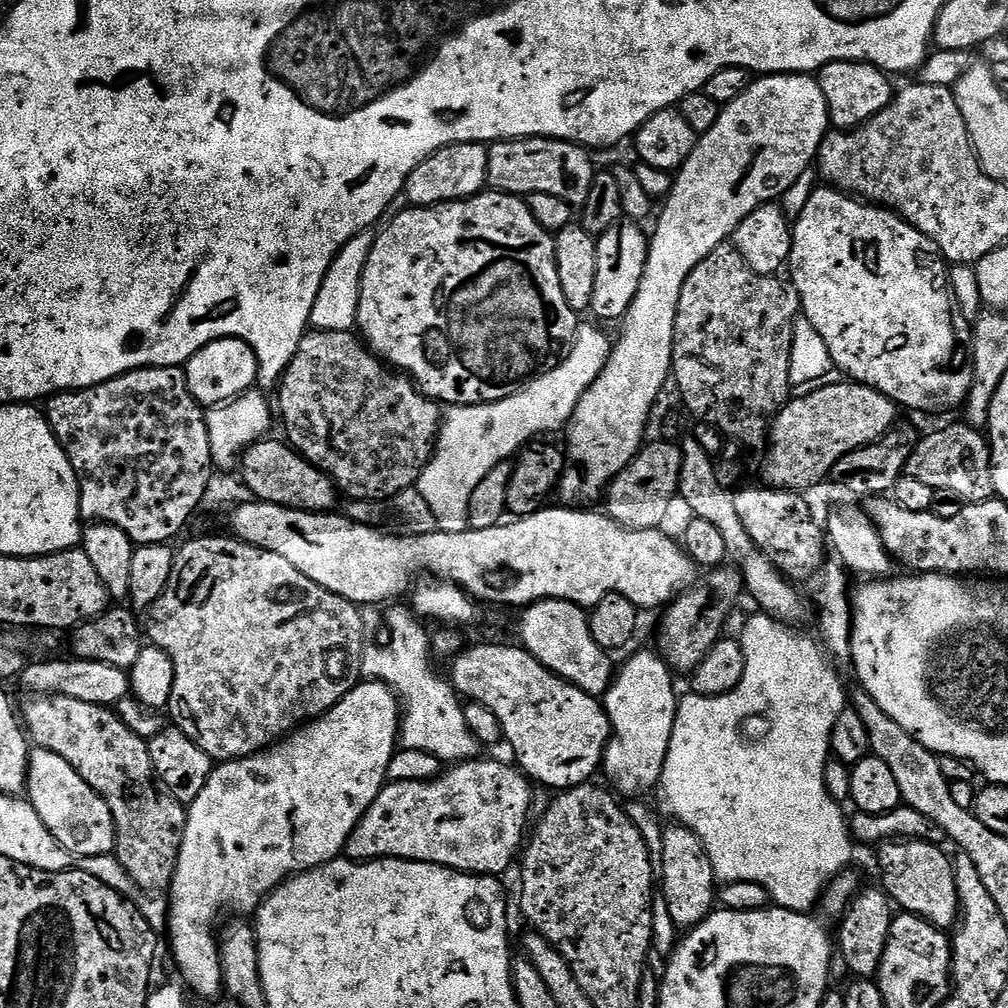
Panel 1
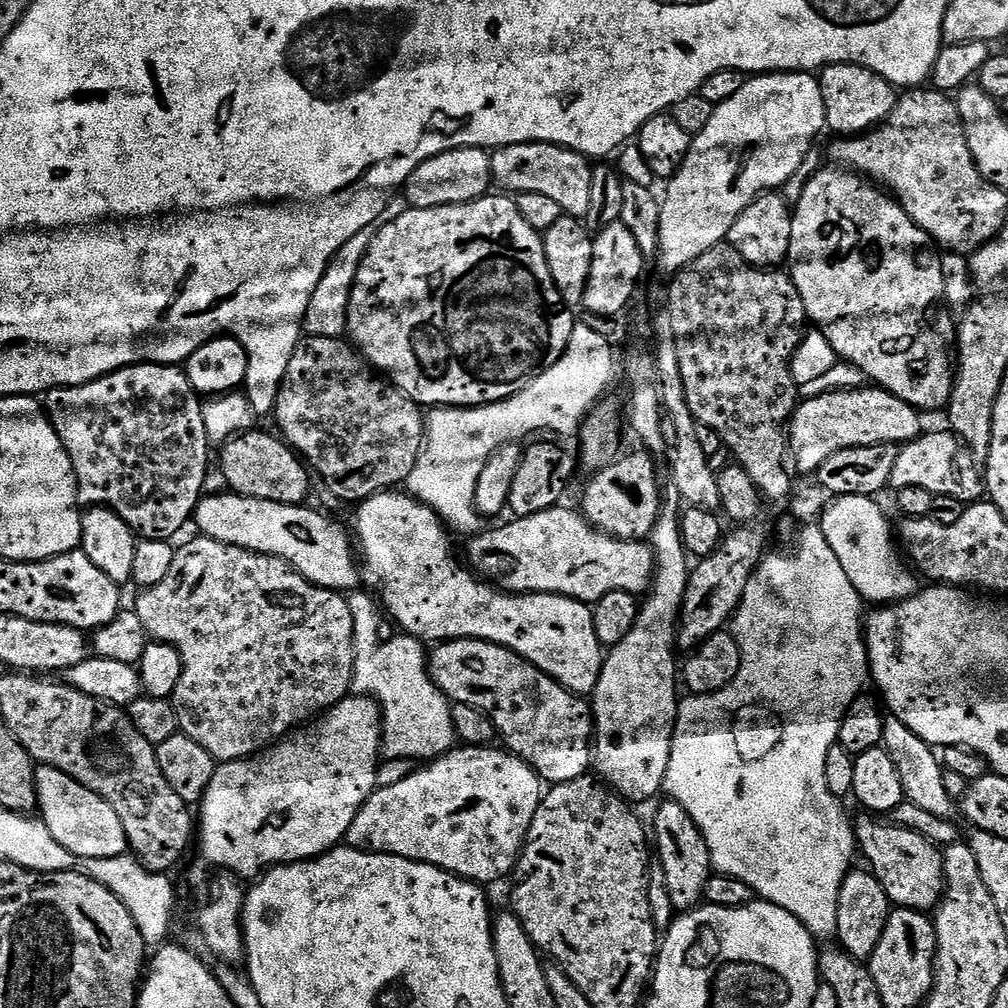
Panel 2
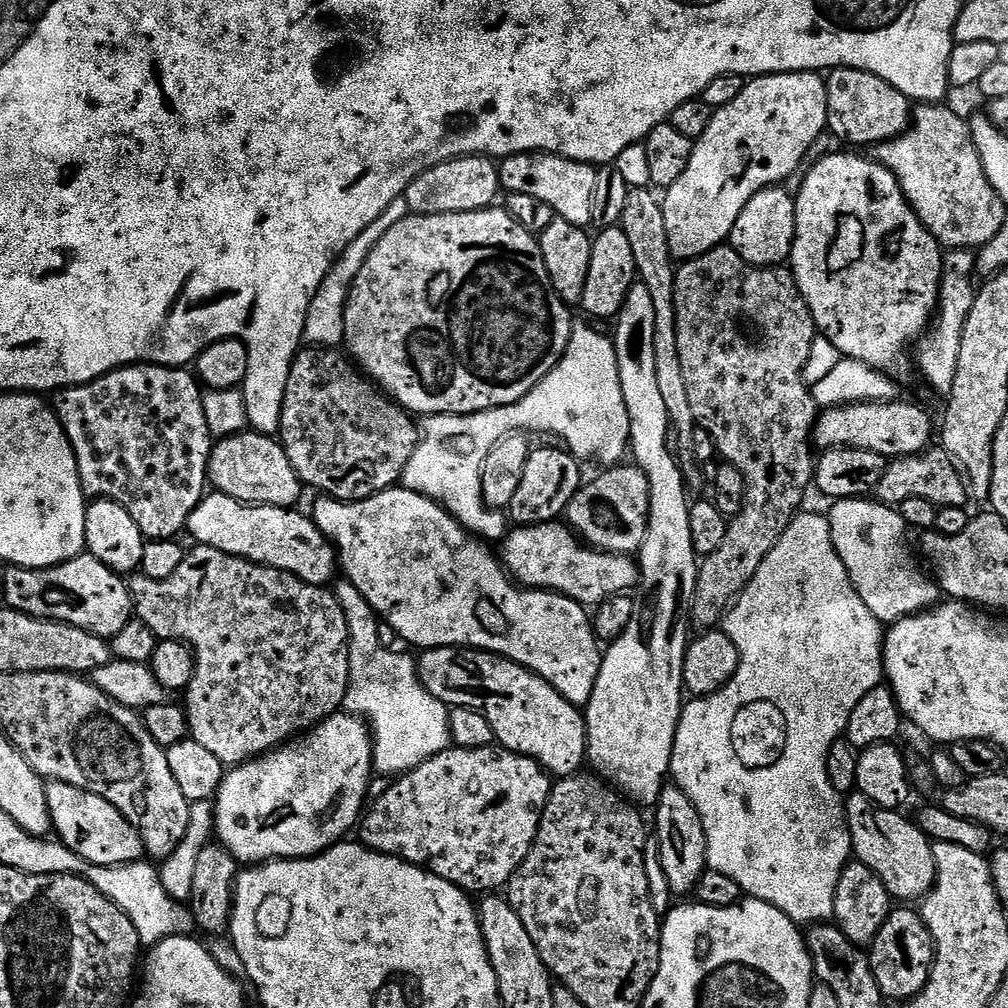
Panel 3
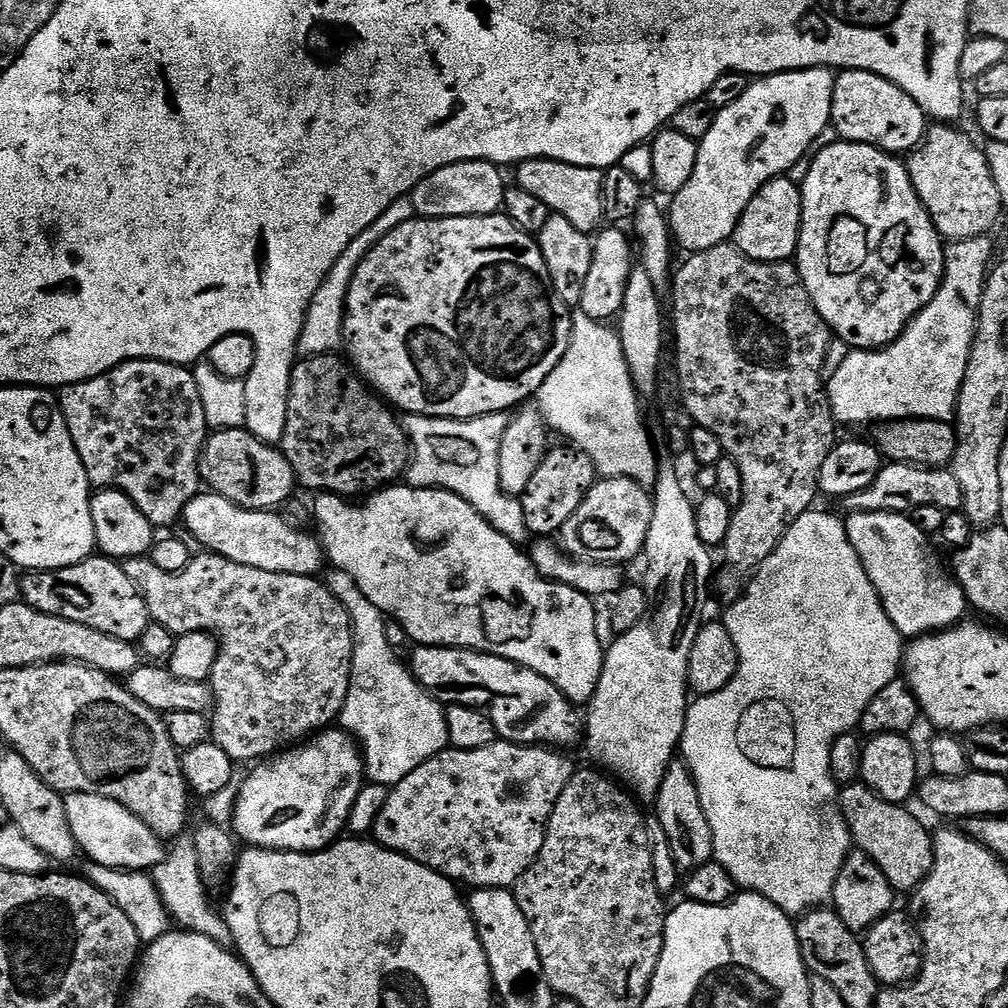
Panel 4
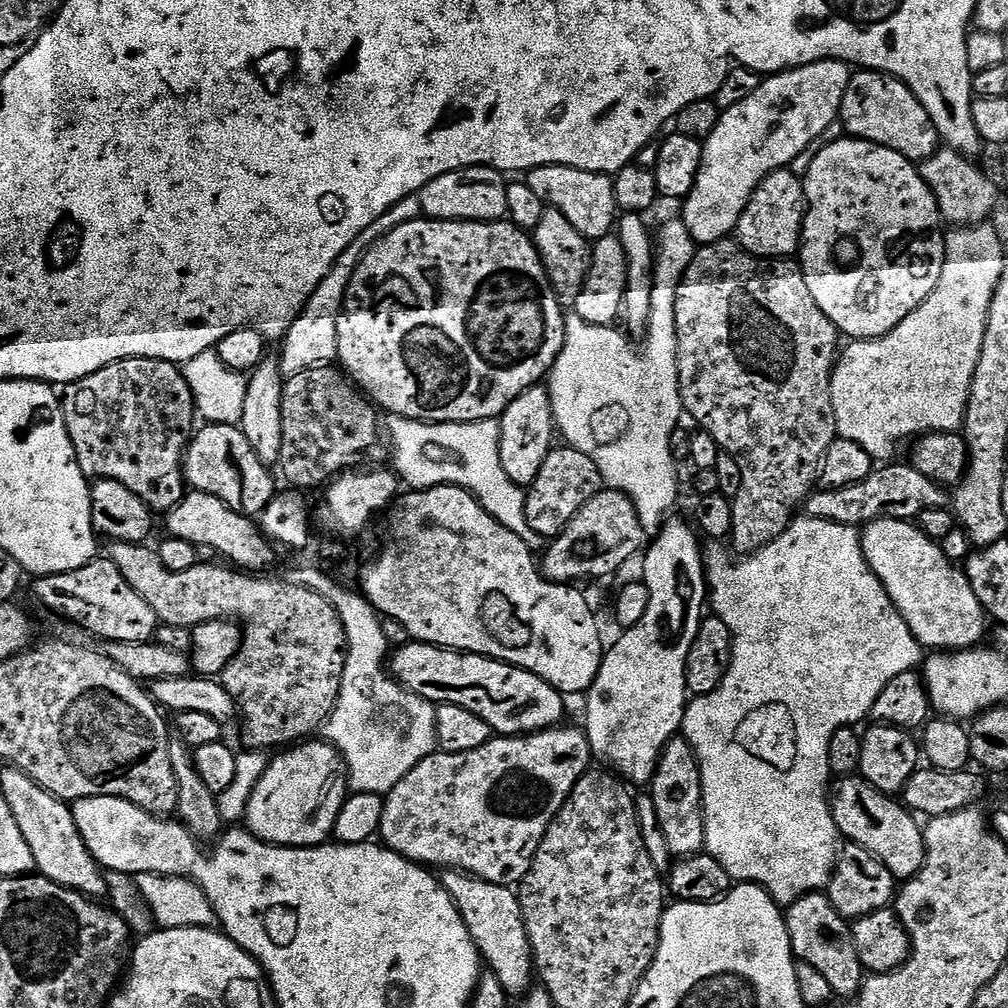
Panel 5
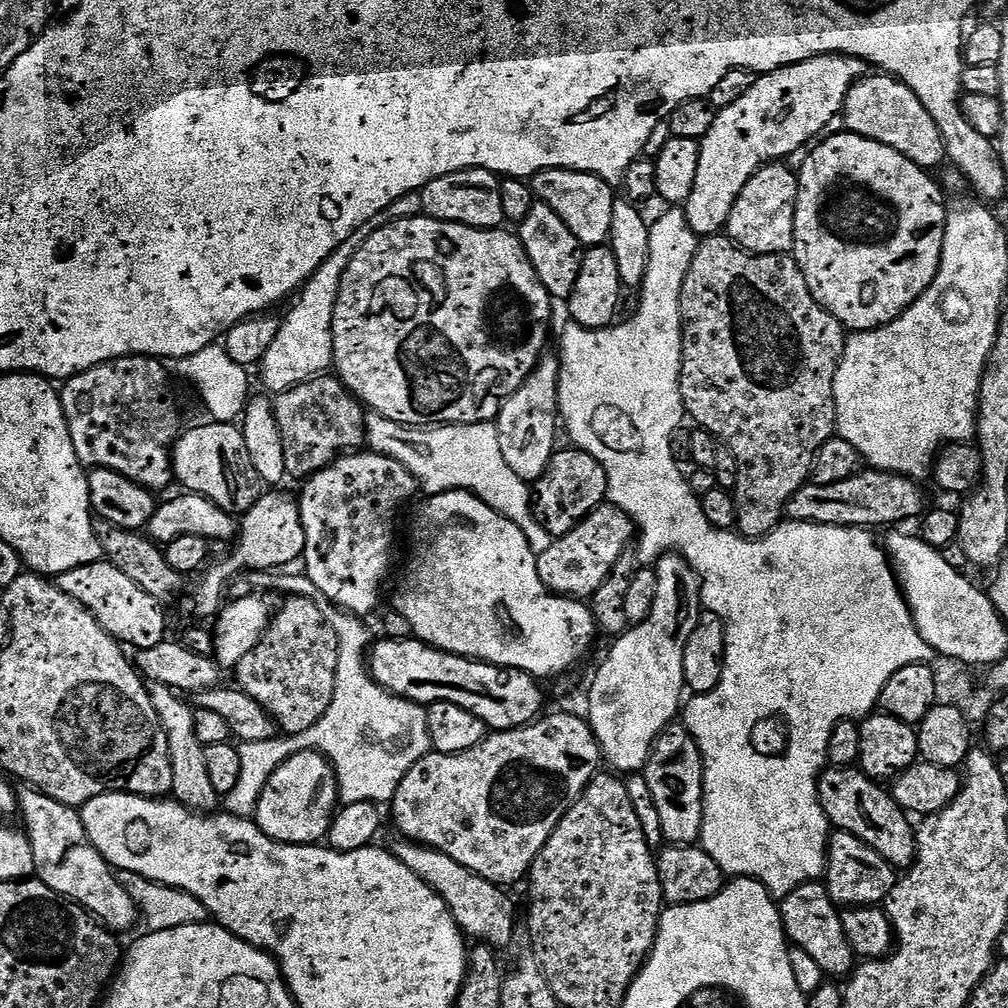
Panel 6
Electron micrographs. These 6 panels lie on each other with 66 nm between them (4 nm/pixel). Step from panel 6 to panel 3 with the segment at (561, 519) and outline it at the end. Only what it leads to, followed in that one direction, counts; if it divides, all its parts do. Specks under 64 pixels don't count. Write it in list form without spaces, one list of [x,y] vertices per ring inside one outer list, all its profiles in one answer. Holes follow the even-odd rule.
[[[533,447],[532,454],[522,474],[522,483],[514,493],[510,505],[510,520],[513,525],[551,524],[565,515],[570,502],[576,499],[582,487],[580,464],[571,451],[563,452],[560,448]]]

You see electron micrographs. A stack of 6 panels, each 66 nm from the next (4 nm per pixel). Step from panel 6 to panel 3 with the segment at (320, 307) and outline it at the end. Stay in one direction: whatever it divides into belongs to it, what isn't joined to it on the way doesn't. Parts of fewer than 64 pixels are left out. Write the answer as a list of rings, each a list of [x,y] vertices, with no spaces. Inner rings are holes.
[[[402,198],[396,200],[378,218],[374,218],[374,222],[370,222],[370,226],[366,226],[366,230],[362,230],[362,234],[358,234],[358,238],[354,238],[354,242],[350,242],[350,246],[346,246],[343,254],[336,257],[331,272],[322,282],[318,294],[314,294],[308,307],[304,327],[305,341],[321,348],[336,348],[344,344],[348,289],[358,278],[358,270],[362,270],[366,258],[370,258],[370,250],[374,250],[374,246],[378,246],[382,234],[389,232],[393,226],[398,226],[398,222],[405,220],[409,214],[407,202]]]

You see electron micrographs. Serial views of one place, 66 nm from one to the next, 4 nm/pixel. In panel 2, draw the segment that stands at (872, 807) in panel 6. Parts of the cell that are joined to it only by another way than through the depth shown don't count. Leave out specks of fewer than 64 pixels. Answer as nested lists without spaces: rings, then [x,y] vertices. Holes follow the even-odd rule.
[[[868,814],[855,817],[856,843],[868,859],[867,867],[882,882],[888,899],[896,908],[912,908],[915,912],[931,913],[944,898],[944,854],[922,834],[906,830],[895,822],[879,824]]]

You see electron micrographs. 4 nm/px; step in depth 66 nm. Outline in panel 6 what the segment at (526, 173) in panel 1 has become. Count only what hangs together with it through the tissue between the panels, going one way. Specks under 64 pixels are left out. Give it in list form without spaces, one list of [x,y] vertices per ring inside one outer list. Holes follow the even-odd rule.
[[[547,168],[545,172],[537,172],[531,177],[530,183],[535,199],[554,209],[558,218],[570,226],[580,245],[600,246],[612,236],[612,219],[618,210],[618,204],[612,197],[613,185],[607,184],[601,176],[569,168]]]

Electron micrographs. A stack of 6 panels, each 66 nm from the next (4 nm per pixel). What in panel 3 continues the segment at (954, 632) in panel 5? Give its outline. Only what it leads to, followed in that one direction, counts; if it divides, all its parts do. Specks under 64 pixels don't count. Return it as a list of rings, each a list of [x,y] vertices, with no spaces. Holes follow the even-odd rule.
[[[852,497],[835,501],[828,521],[839,556],[866,606],[882,624],[893,624],[935,607],[941,601],[942,589],[929,573],[922,570],[919,557],[914,556],[908,542],[910,529],[904,516],[891,505],[871,500]]]

